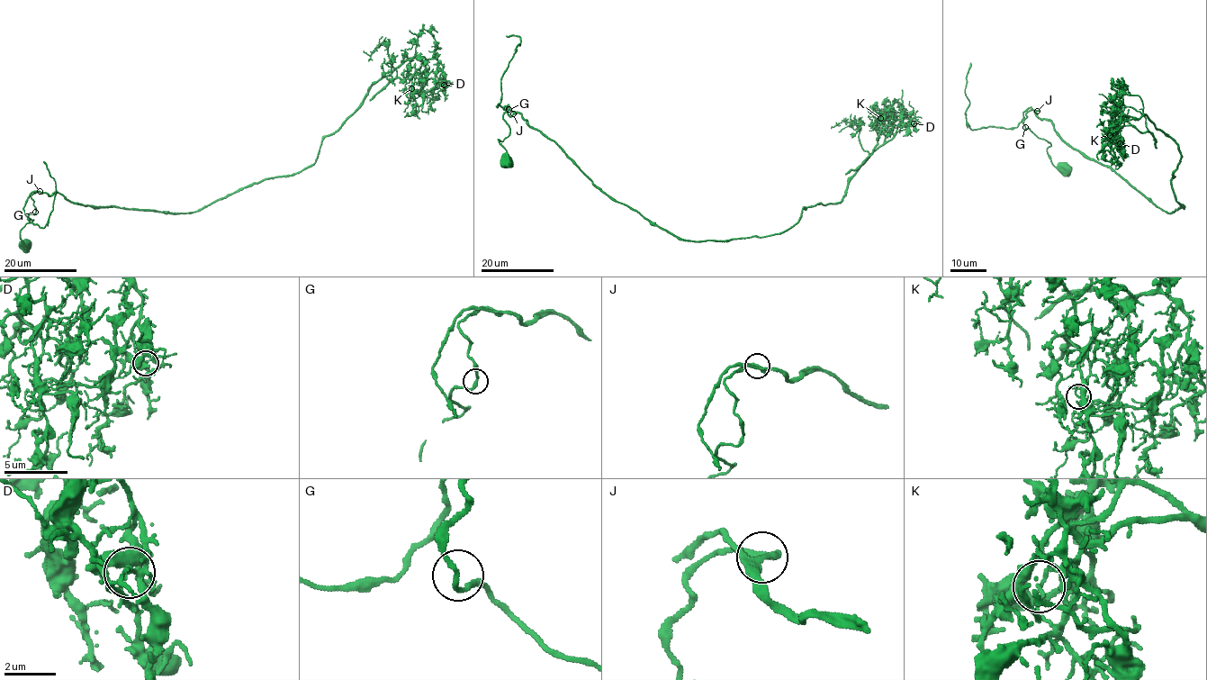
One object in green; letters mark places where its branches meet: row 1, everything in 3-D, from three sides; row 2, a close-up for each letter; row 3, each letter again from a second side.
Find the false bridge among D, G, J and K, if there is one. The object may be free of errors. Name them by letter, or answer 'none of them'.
K

